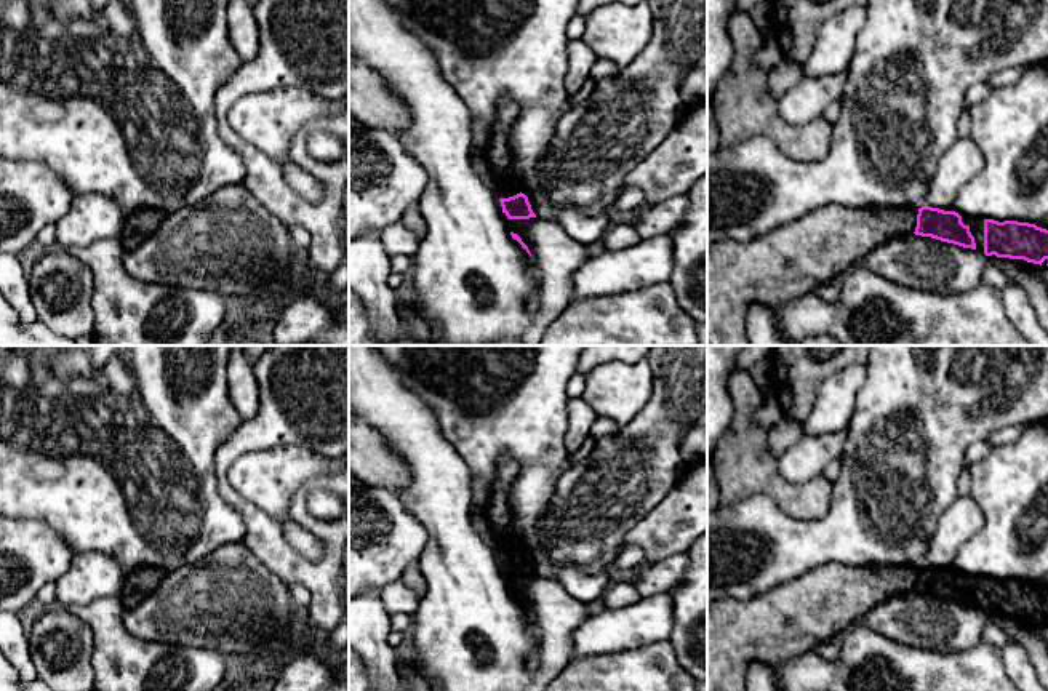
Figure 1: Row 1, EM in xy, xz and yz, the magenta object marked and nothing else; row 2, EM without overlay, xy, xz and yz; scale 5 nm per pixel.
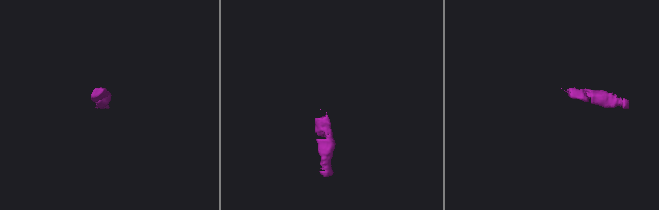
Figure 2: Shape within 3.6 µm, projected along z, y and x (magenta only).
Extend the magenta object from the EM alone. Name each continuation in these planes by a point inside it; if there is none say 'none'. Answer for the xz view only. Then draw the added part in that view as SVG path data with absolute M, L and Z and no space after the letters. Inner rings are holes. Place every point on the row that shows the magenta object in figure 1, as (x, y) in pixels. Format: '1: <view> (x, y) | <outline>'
1: xz (498, 152) | M502 99L498 106L498 125L493 128L488 147L486 162L498 174L494 192L499 198L509 198L522 192L522 187L510 178L510 144L507 128L517 118L520 107L510 99Z

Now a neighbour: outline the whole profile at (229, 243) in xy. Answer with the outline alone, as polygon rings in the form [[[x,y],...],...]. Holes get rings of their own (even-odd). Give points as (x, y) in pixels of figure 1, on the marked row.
[[[232,184],[218,189],[198,205],[166,214],[146,242],[125,253],[123,264],[142,283],[206,290],[224,299],[253,299],[278,288],[291,274],[294,251],[286,224],[243,184]]]

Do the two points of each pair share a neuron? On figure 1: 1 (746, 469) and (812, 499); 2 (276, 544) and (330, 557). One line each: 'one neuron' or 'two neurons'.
1: one neuron
2: one neuron

